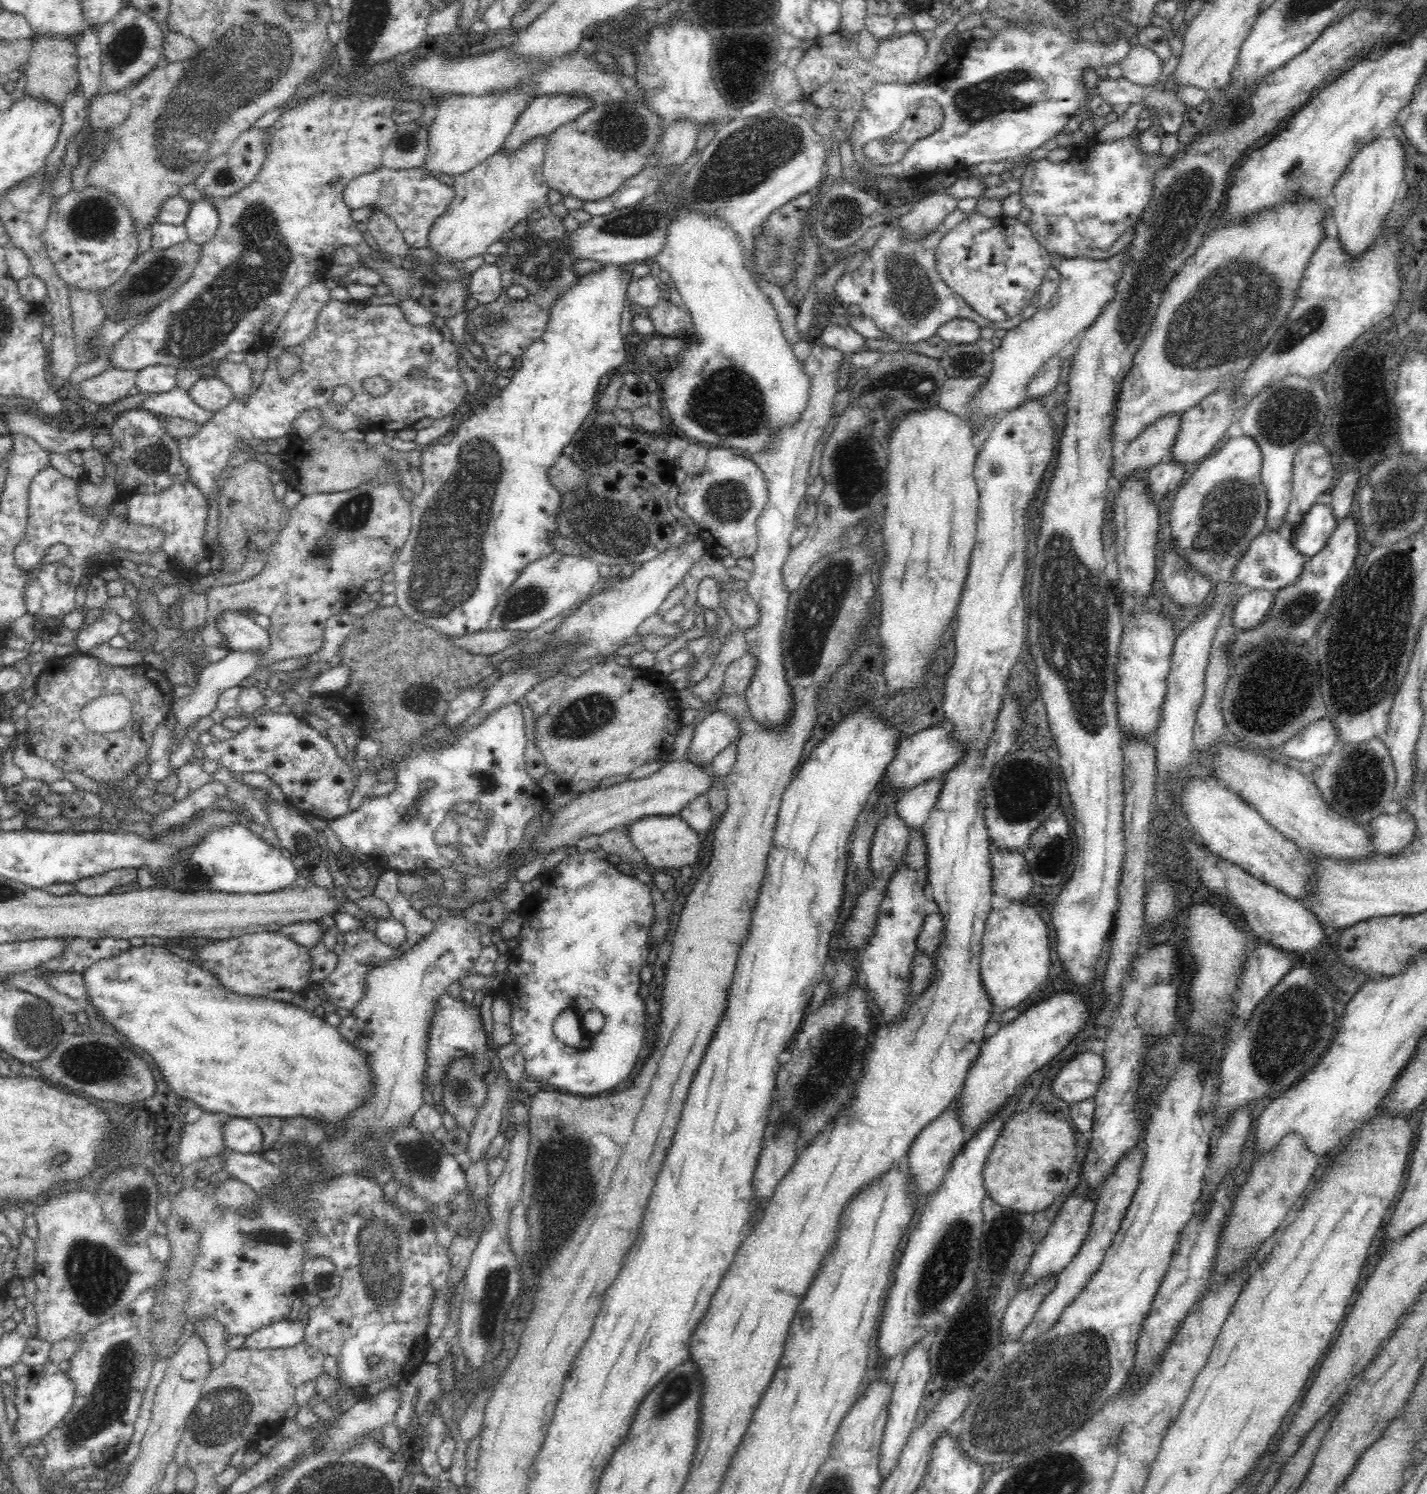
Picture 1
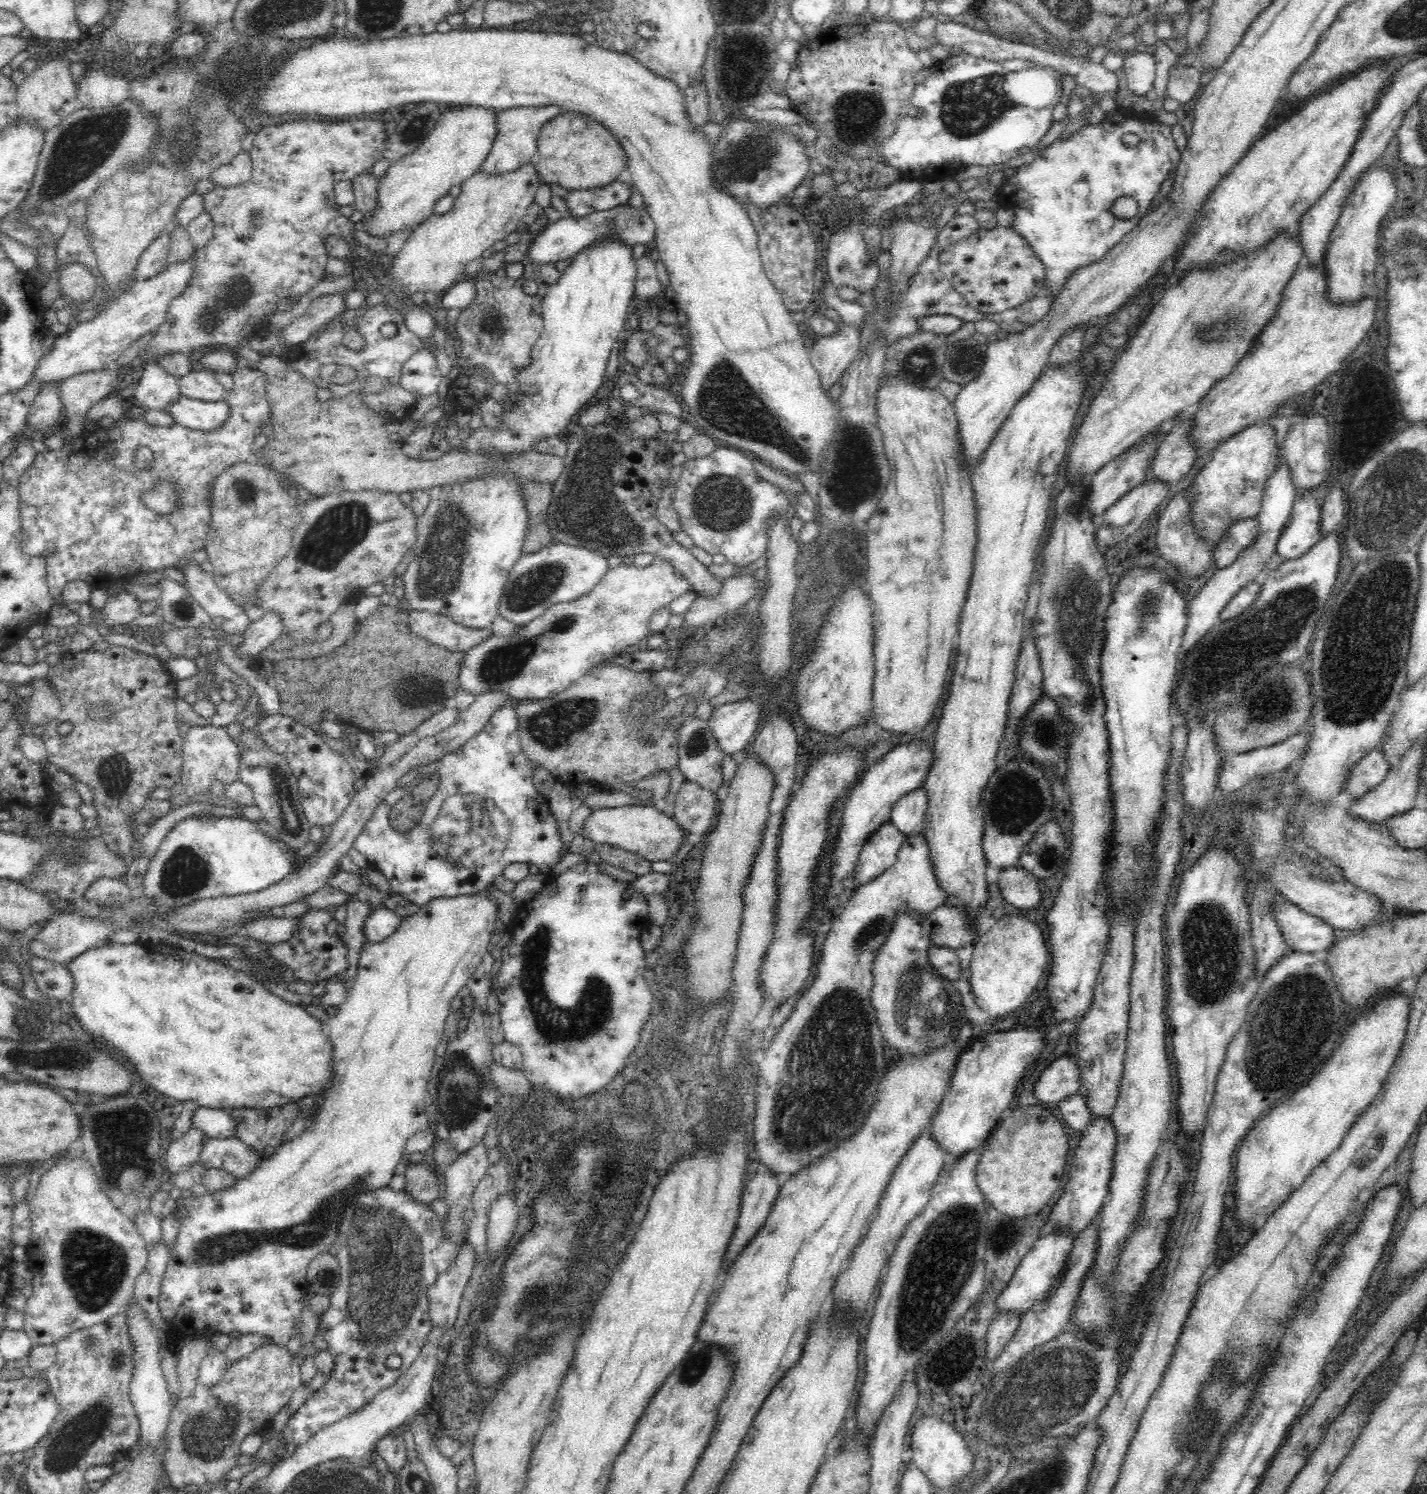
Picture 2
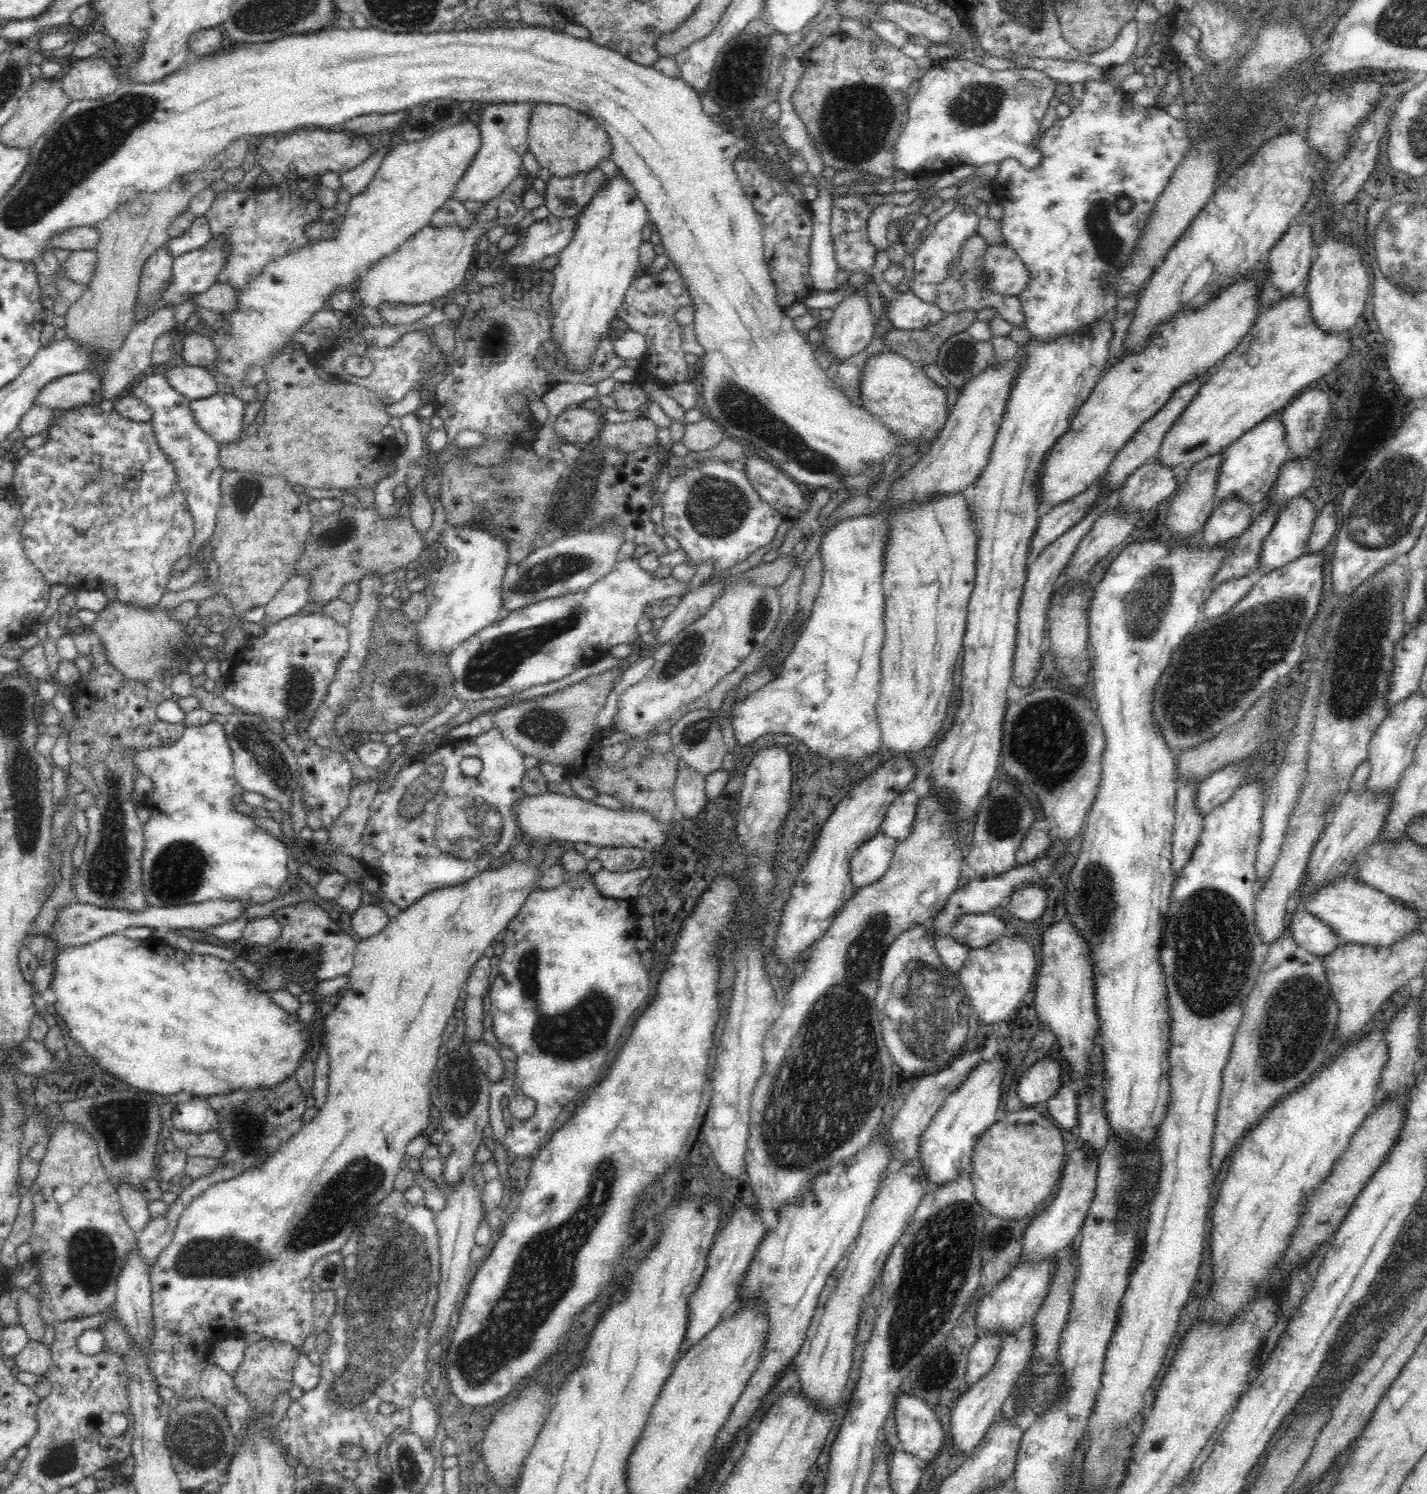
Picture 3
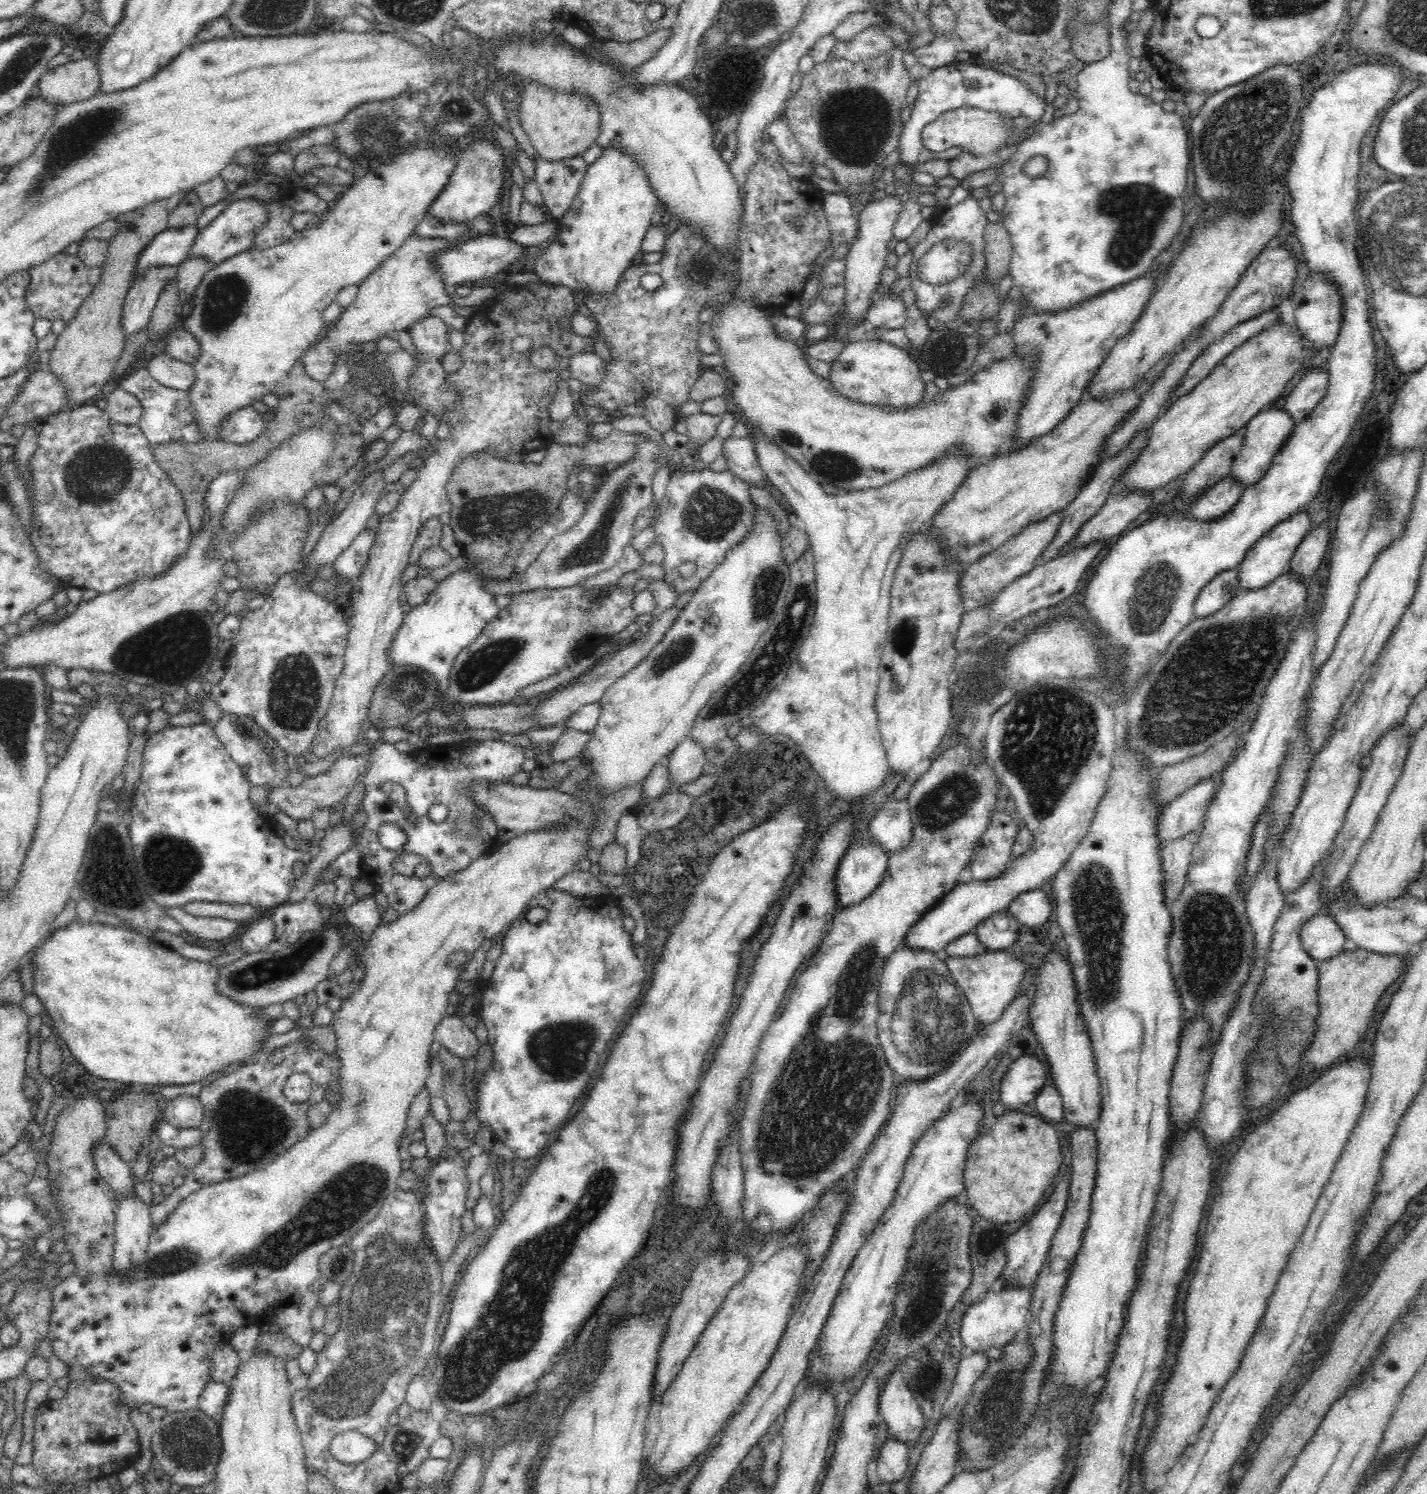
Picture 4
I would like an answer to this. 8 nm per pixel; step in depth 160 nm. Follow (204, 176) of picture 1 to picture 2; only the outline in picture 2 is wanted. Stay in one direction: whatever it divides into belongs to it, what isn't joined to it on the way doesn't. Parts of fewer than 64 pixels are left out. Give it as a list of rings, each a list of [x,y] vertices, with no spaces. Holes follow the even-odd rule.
[[[241,150],[228,164],[216,167],[209,176],[216,187],[231,188],[249,181],[252,174],[250,155]]]

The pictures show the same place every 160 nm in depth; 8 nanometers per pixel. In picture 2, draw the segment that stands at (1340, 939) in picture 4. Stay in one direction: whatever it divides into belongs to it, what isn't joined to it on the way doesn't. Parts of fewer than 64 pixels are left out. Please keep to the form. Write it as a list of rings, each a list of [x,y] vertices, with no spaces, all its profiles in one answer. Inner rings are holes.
[[[1282,898],[1276,901],[1273,915],[1280,926],[1285,945],[1300,953],[1329,950],[1339,936],[1333,926]]]

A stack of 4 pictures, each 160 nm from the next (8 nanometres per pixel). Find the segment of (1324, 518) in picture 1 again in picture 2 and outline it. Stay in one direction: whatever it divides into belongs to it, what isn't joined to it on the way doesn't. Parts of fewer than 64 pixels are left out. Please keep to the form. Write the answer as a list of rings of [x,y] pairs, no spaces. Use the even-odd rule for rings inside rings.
[[[1312,494],[1298,496],[1291,508],[1290,518],[1278,538],[1275,561],[1298,558],[1318,543],[1323,535],[1320,527],[1321,507]]]

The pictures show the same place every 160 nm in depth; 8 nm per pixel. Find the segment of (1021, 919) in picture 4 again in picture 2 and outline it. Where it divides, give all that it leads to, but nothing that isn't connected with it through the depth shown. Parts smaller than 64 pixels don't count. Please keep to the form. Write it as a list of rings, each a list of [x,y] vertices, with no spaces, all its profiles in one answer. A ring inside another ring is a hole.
[[[1018,864],[1014,868],[995,872],[994,875],[1002,898],[1022,914],[1026,914],[1028,910],[1034,910],[1040,904],[1042,892],[1038,890],[1038,879],[1030,877],[1030,873]]]

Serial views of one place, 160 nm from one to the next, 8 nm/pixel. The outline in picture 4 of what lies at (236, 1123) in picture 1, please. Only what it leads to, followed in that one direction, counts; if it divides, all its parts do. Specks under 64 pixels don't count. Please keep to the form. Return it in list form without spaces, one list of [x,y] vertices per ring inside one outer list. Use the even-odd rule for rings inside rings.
[[[178,1095],[166,1102],[165,1119],[177,1127],[198,1127],[202,1118],[202,1103],[192,1095]]]

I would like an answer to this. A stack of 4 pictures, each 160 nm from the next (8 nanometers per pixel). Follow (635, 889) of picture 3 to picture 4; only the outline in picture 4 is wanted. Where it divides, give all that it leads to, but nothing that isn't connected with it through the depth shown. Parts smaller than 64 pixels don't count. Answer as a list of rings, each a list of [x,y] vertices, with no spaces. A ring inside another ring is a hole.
[[[574,870],[570,874],[560,878],[553,886],[553,889],[573,896],[603,897],[611,893],[611,890],[602,886],[596,876],[592,876],[589,871]]]

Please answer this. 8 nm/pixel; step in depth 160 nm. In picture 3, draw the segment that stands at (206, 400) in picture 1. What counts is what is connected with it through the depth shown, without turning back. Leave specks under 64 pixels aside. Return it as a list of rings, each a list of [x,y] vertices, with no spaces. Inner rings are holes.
[[[175,361],[161,370],[170,386],[190,401],[209,398],[218,393],[216,379],[205,367]]]

